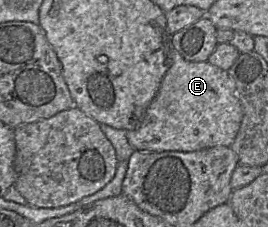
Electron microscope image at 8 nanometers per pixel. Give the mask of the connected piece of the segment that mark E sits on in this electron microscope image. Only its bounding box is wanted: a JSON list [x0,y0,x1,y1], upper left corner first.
[126,47,242,152]

